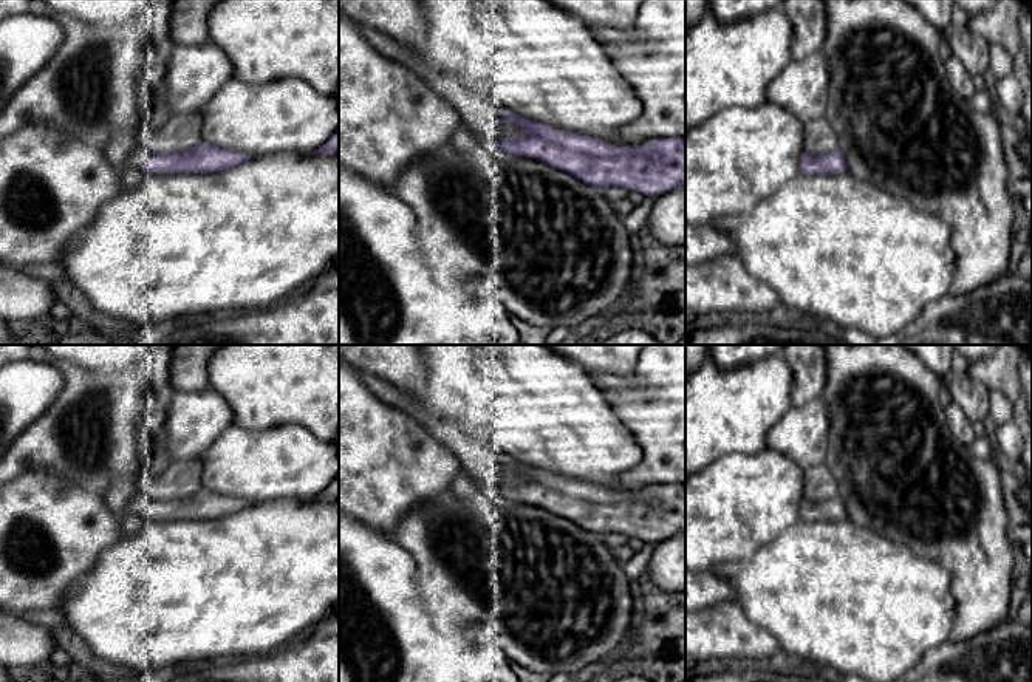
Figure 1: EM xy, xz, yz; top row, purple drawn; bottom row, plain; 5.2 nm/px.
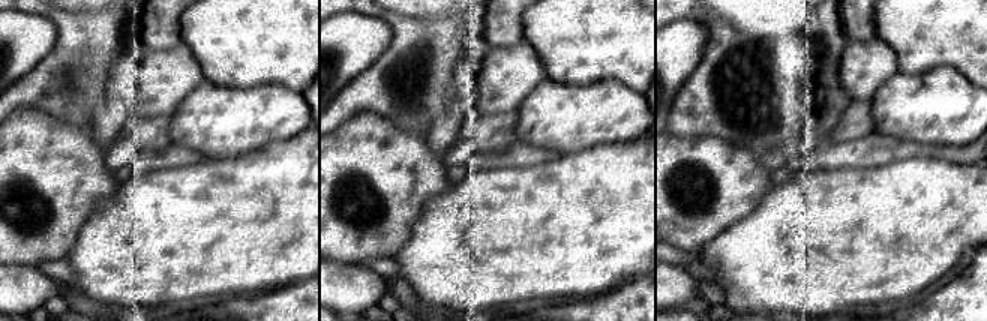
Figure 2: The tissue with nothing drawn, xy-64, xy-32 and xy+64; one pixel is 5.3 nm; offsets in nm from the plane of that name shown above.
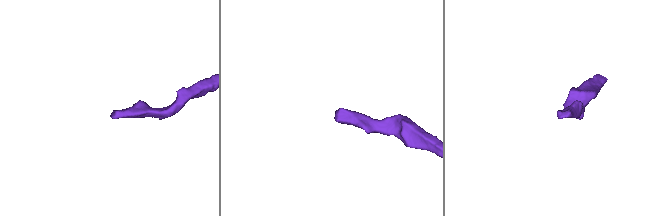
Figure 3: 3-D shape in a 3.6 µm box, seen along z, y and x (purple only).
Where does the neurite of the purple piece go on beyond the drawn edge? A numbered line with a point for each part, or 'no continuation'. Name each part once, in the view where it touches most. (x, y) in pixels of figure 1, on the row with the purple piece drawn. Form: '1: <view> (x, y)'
1: xy (140, 155)

